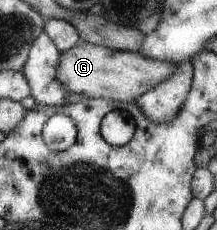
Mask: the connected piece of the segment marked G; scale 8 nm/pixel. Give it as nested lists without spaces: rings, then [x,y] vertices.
[[[78,41],[70,49],[60,52],[56,79],[69,93],[82,93],[84,98],[104,98],[115,102],[134,102],[147,89],[169,78],[177,64],[150,59],[140,52],[111,50]]]

